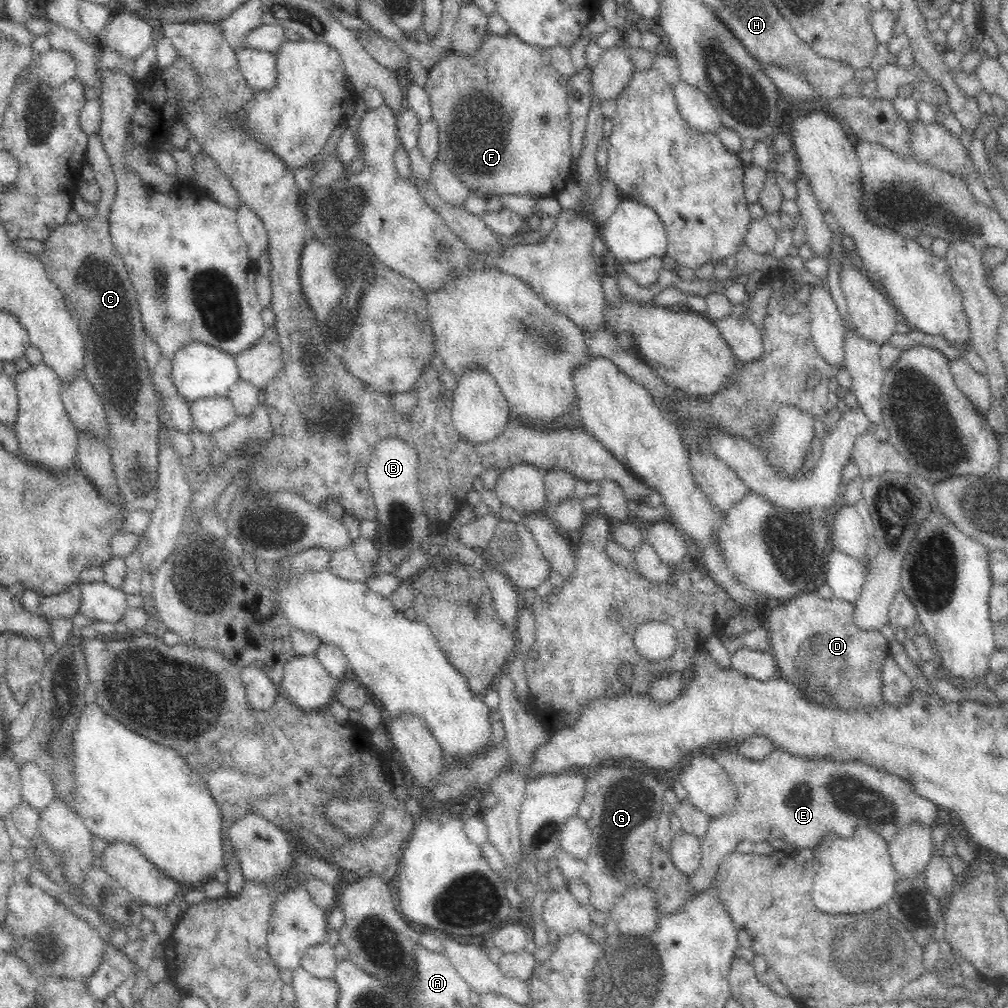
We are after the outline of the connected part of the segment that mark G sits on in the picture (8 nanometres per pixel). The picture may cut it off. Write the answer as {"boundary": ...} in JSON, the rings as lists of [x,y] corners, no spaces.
{"boundary":[[[600,766],[592,771],[591,779],[586,792],[586,803],[592,806],[594,811],[594,829],[592,848],[586,860],[578,861],[569,856],[560,846],[556,848],[554,859],[556,866],[563,873],[566,882],[581,878],[590,887],[592,898],[588,907],[591,910],[601,910],[608,915],[611,905],[622,892],[630,886],[642,887],[646,880],[650,880],[650,856],[657,832],[659,814],[663,811],[662,800],[667,790],[662,782],[658,782],[652,774],[640,770],[640,768],[626,768],[626,766]]]}

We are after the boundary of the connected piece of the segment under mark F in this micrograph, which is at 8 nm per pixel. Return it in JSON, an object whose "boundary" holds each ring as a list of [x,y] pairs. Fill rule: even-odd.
{"boundary":[[[487,31],[482,38],[482,42],[478,44],[478,48],[474,48],[472,52],[463,54],[450,50],[440,62],[436,62],[434,66],[430,66],[428,70],[426,85],[424,91],[430,101],[431,118],[436,121],[436,129],[438,129],[438,159],[448,163],[450,169],[458,176],[460,181],[468,187],[470,192],[484,192],[489,196],[522,196],[524,194],[538,194],[543,198],[555,197],[565,185],[570,172],[570,166],[573,160],[571,151],[571,125],[569,117],[569,108],[567,103],[567,80],[558,75],[554,70],[553,64],[550,63],[550,53],[548,49],[535,44],[526,44],[522,42],[516,35],[493,35]]]}

